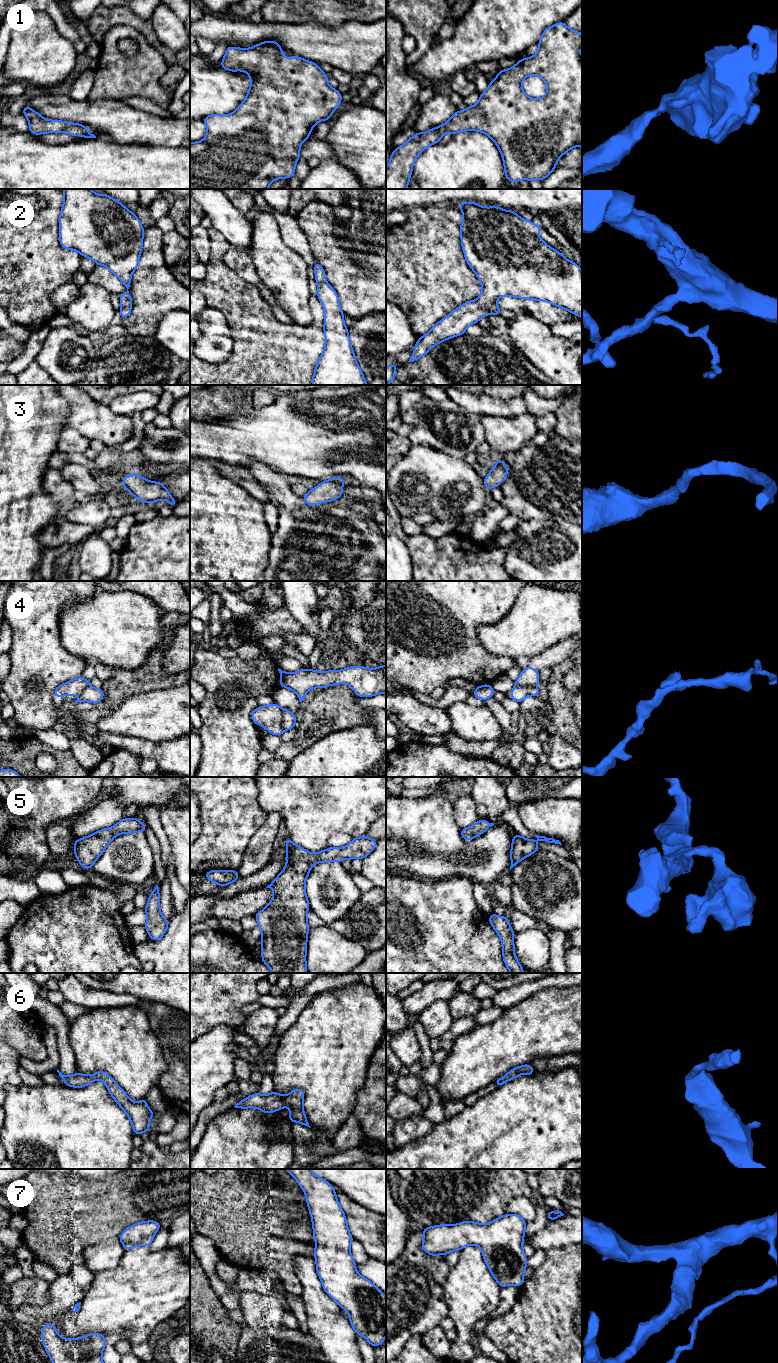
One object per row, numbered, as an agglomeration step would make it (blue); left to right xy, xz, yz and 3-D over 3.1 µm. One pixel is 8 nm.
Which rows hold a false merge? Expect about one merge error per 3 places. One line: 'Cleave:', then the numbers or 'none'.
Cleave: 4

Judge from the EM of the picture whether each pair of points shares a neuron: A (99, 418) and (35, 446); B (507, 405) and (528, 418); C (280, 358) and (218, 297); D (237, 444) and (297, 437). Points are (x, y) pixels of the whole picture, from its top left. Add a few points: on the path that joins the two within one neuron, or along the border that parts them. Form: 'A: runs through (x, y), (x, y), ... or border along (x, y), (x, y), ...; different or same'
A: border along (68, 403), (69, 414), (64, 426); different
B: border along (529, 412), (513, 416), (499, 416); different
C: runs through (264, 342), (234, 310); same
D: runs through (252, 438), (282, 437); same

